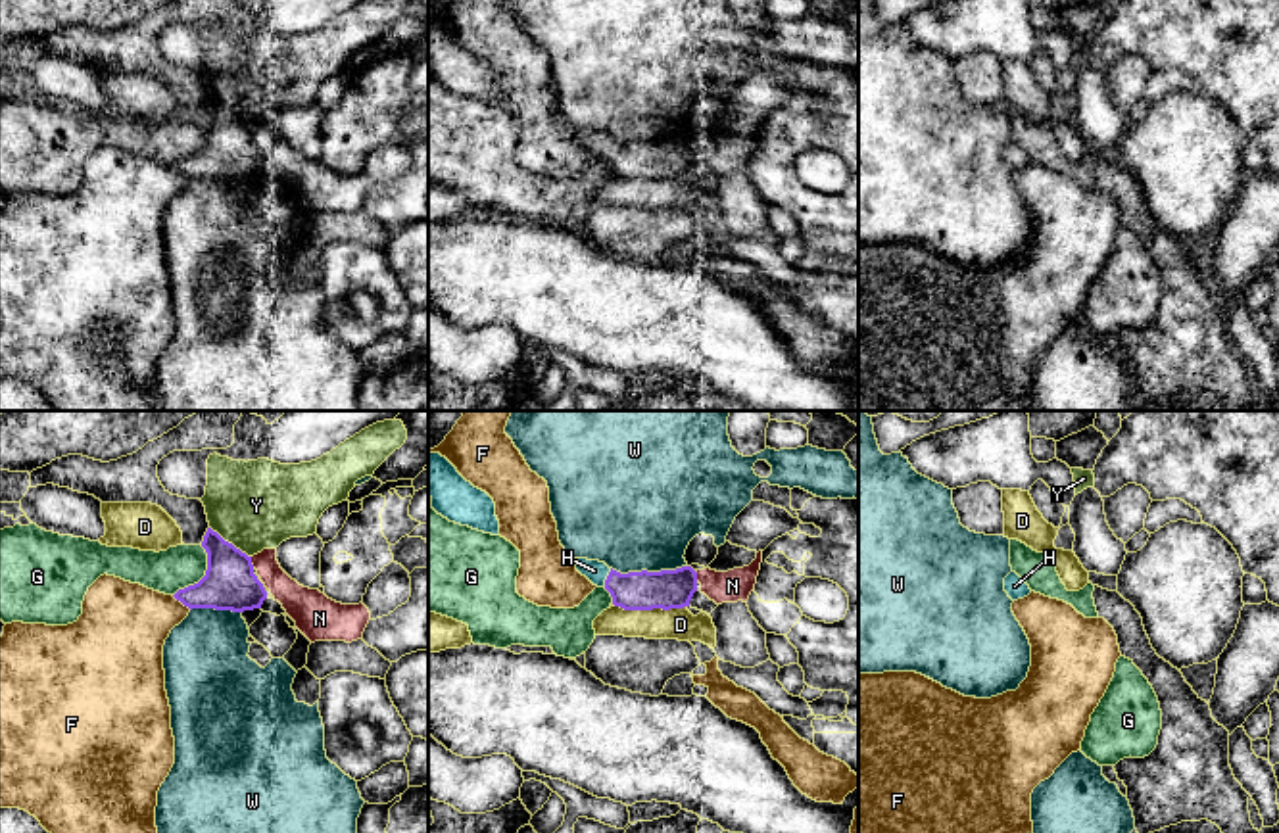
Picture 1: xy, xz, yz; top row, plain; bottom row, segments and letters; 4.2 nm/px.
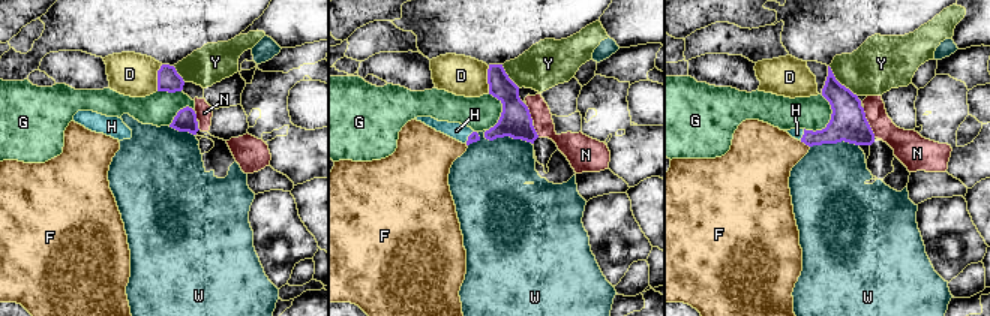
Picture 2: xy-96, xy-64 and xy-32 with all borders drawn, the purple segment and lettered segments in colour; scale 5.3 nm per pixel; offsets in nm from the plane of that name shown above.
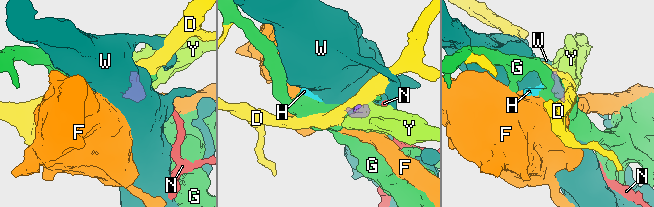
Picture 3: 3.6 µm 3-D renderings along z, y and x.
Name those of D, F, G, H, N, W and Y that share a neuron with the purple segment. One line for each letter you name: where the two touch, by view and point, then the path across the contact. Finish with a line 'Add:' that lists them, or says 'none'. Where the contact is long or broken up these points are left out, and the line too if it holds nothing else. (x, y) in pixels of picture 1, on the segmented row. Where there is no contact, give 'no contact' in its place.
H: xz (607, 578) | across xz (644, 590), (627, 590), (607, 578), (594, 571)
Add: H

